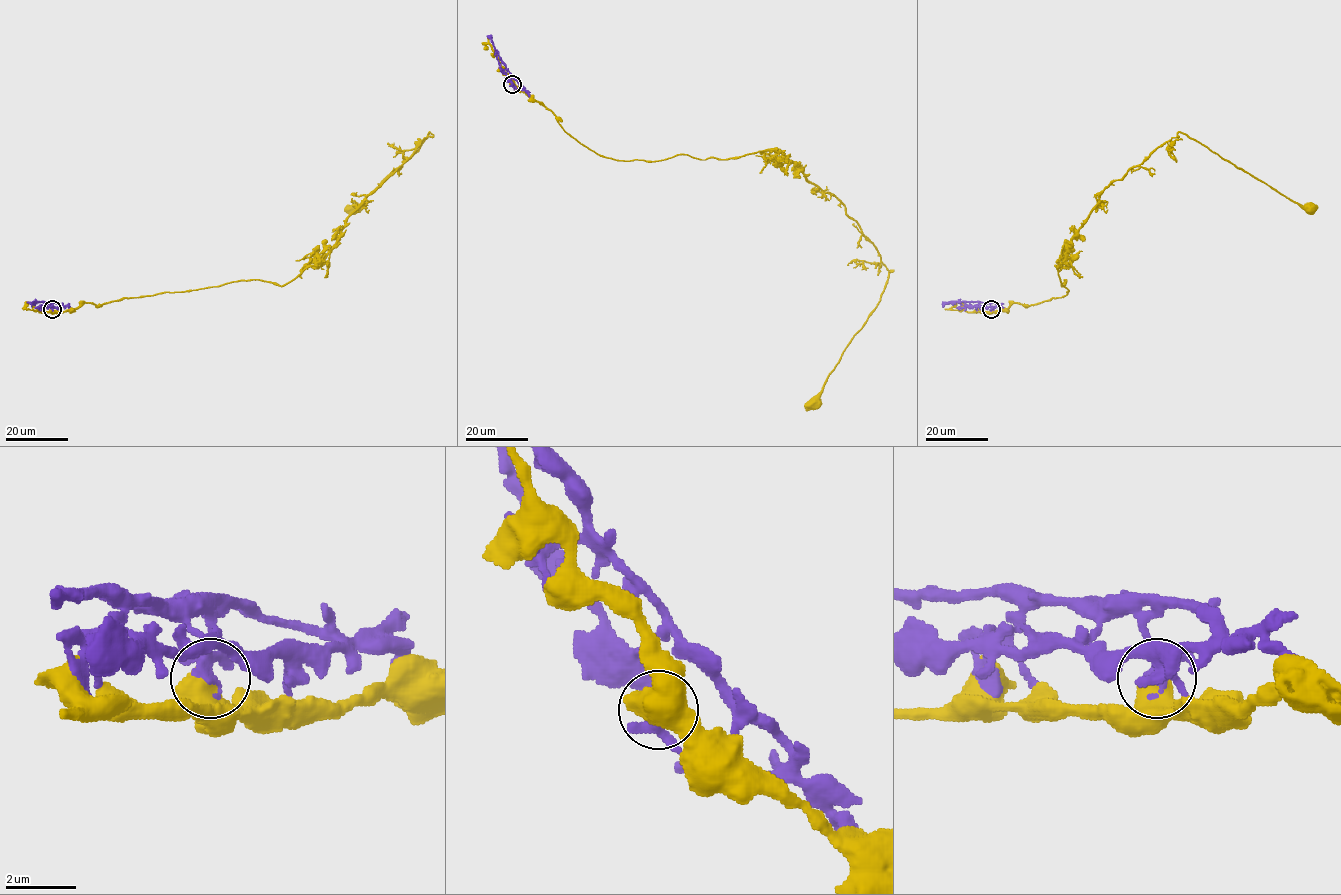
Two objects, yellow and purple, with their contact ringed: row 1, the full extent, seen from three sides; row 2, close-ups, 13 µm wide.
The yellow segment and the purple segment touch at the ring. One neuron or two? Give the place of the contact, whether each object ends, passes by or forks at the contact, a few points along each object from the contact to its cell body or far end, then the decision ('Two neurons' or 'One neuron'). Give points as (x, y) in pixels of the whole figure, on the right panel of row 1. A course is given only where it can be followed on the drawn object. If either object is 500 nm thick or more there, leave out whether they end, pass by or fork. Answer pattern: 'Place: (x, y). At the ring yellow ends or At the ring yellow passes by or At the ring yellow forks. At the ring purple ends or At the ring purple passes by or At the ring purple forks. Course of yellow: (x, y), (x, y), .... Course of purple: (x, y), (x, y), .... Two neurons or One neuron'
Place: (991, 309). Course of yellow: (991, 309), (1064, 296), (1066, 280), (1063, 285), (1058, 266), (1100, 194), (1179, 132), (1310, 209). Course of purple: (991, 309), (989, 303), (942, 302). Two neurons

